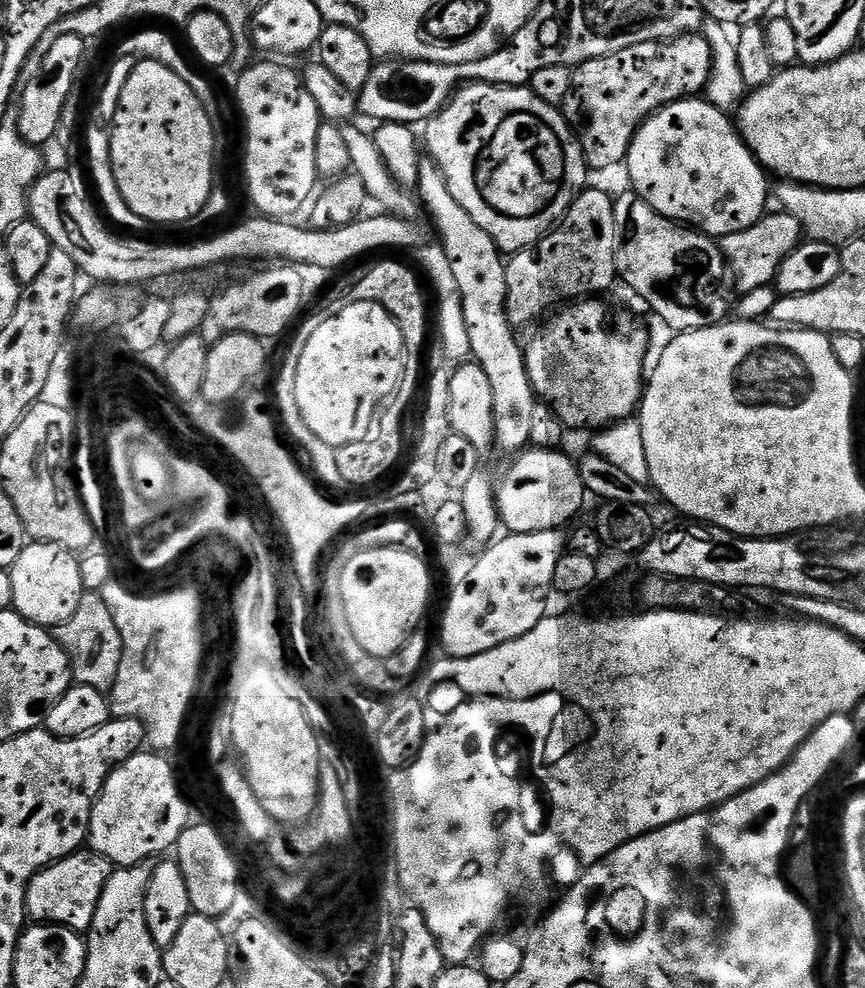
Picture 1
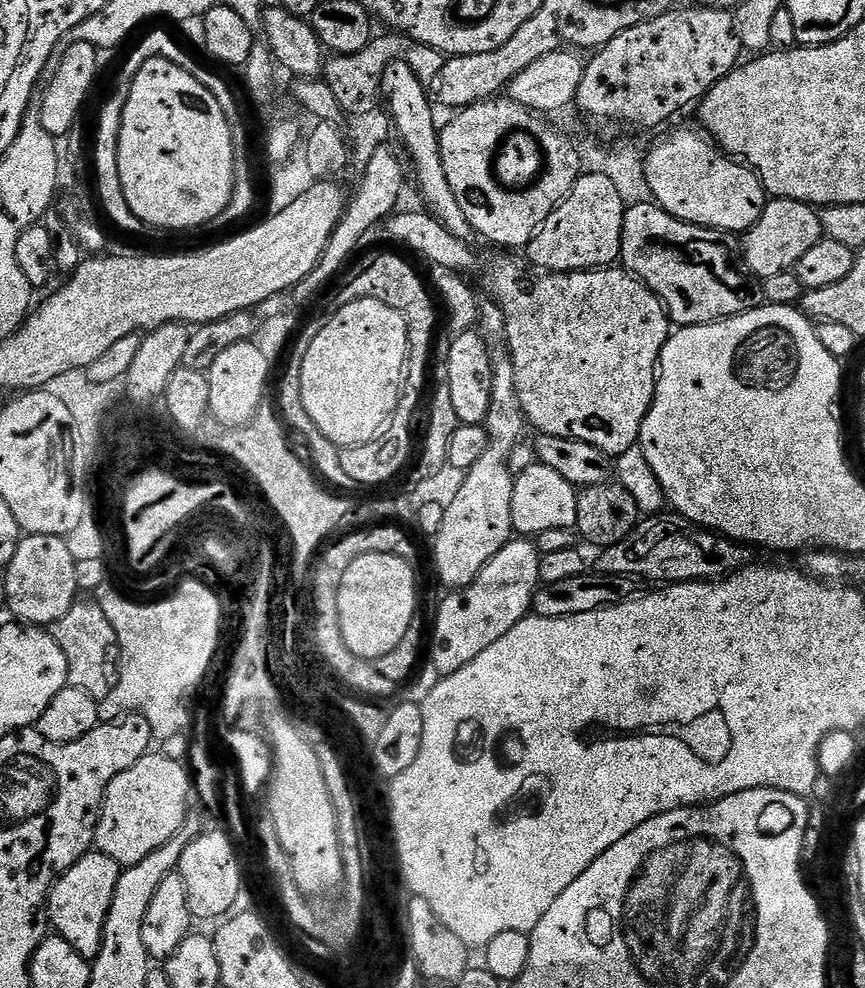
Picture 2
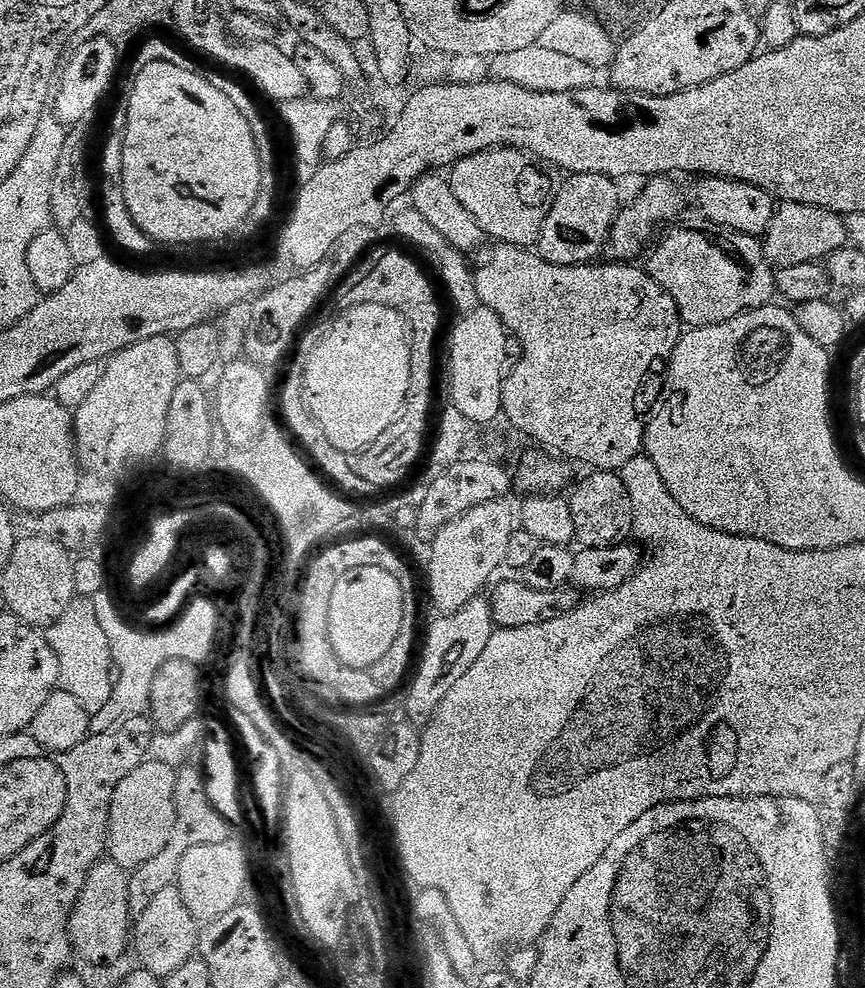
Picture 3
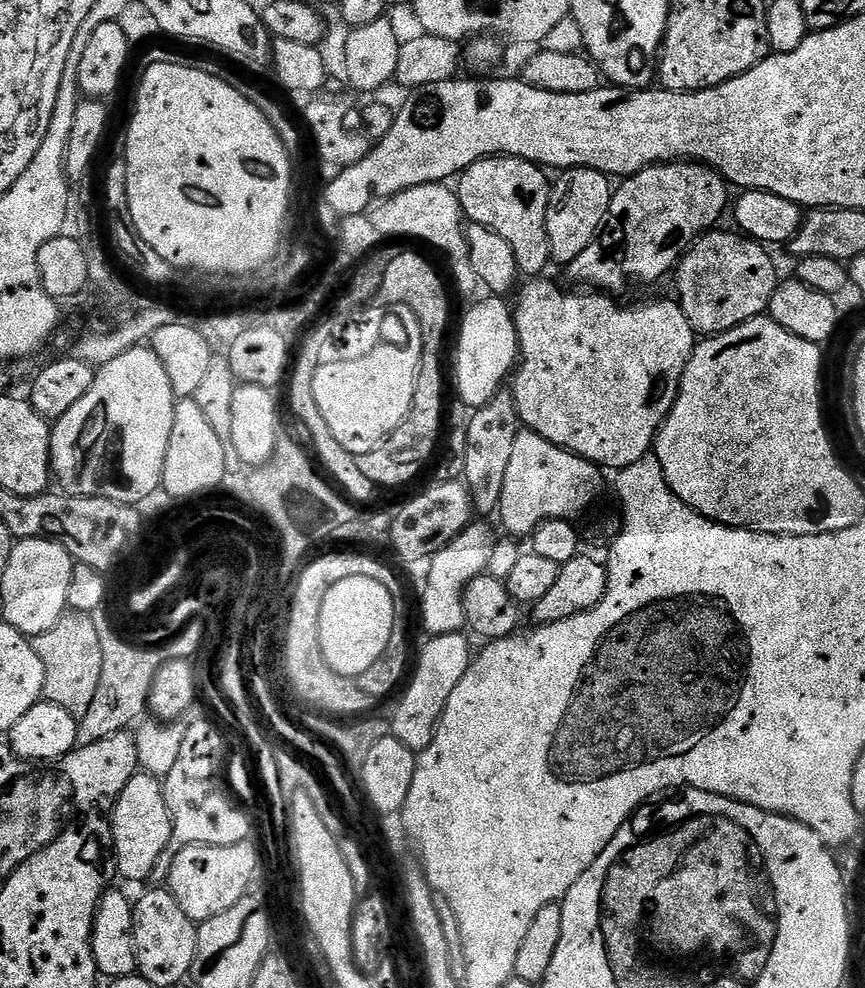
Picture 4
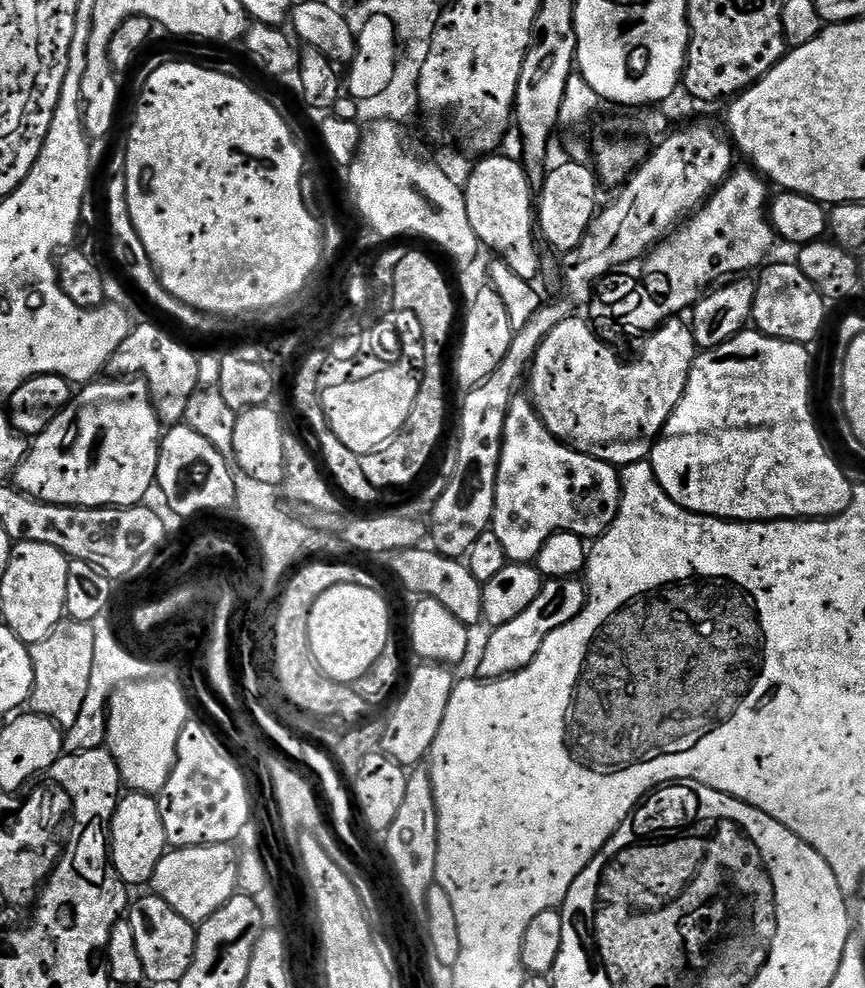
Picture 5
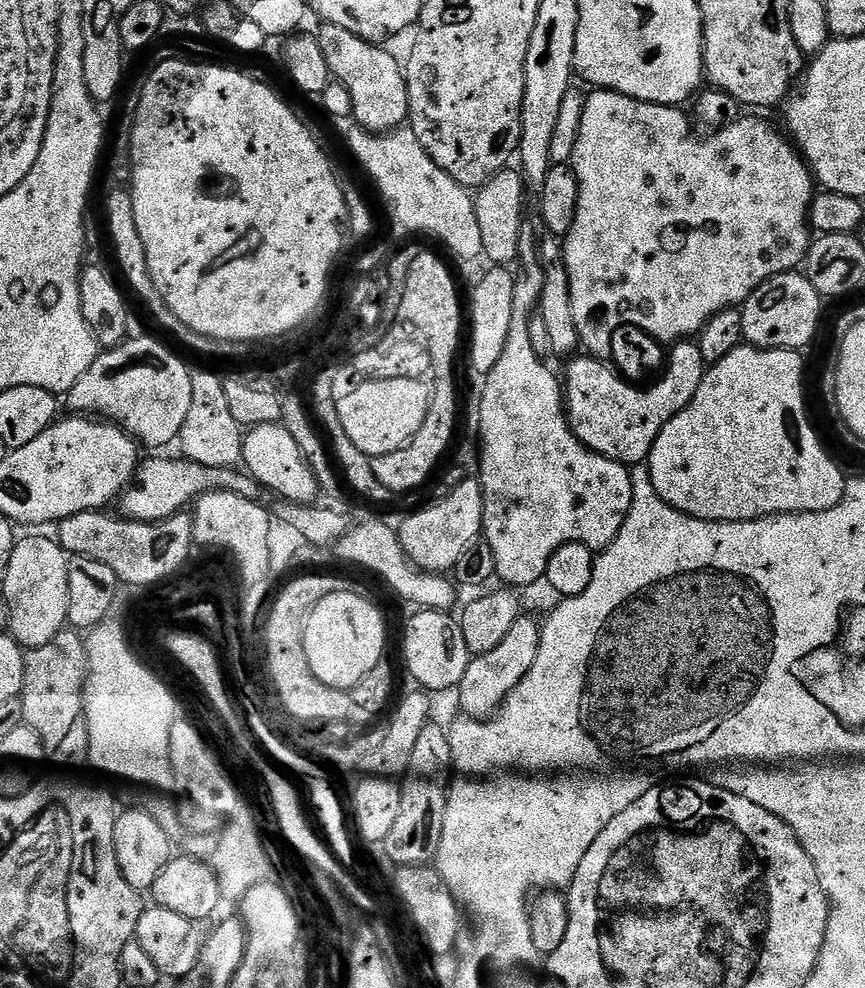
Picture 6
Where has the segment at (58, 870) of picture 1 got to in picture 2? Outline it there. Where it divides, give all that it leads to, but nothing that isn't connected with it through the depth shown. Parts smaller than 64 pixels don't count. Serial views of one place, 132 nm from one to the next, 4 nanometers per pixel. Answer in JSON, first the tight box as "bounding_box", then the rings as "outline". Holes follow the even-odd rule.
{"bounding_box":[47,850,122,962],"outline":[[[95,850],[90,851],[74,862],[70,870],[61,874],[48,896],[47,914],[55,935],[70,942],[70,946],[74,946],[74,950],[78,950],[78,954],[90,962],[99,956],[100,947],[104,944],[106,918],[114,902],[114,890],[118,886],[121,871],[122,865],[114,862],[114,858]]]}

